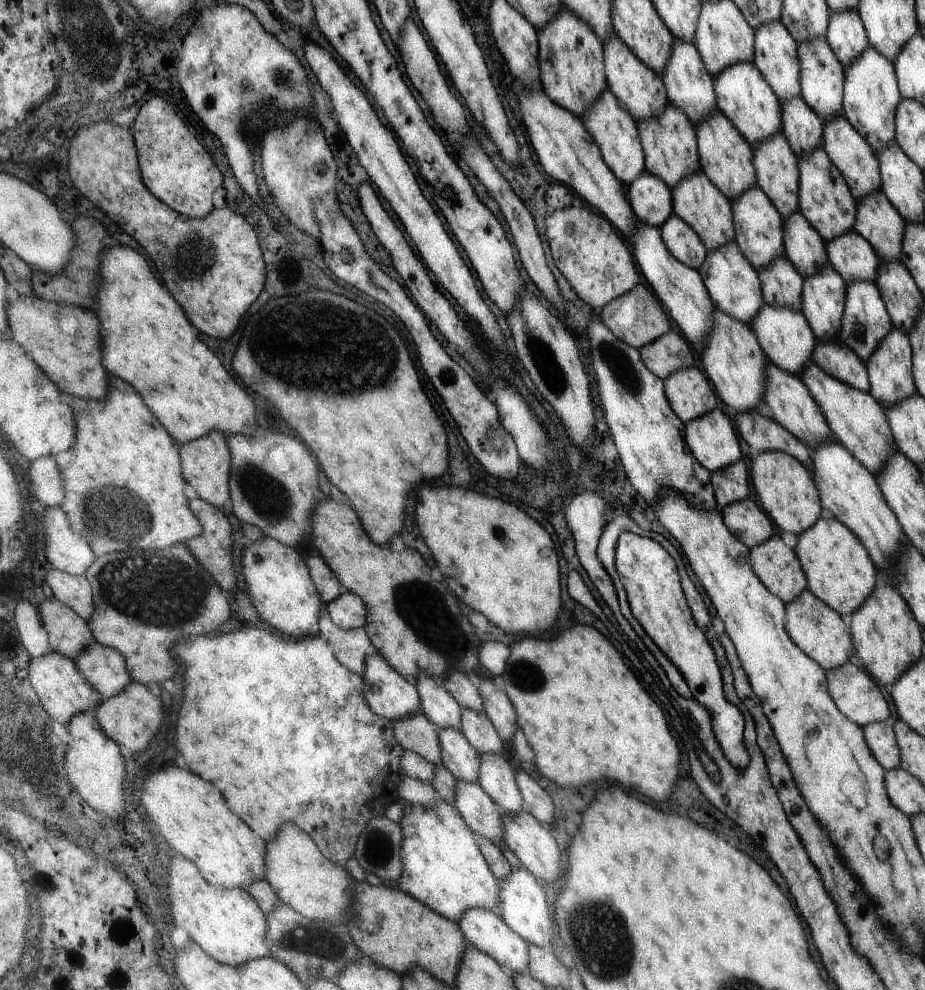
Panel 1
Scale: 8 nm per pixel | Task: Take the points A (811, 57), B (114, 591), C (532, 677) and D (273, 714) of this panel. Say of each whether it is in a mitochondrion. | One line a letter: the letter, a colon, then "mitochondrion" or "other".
A: mitochondrion
B: mitochondrion
C: mitochondrion
D: mitochondrion

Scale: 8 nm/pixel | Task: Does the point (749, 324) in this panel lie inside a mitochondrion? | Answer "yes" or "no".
no

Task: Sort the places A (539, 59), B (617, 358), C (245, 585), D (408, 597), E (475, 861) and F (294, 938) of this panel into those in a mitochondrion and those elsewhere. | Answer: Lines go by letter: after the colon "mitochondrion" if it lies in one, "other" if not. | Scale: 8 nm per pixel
A: other
B: mitochondrion
C: other
D: mitochondrion
E: other
F: mitochondrion

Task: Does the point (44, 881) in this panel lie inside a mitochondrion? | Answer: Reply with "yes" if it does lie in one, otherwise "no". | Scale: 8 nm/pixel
no

